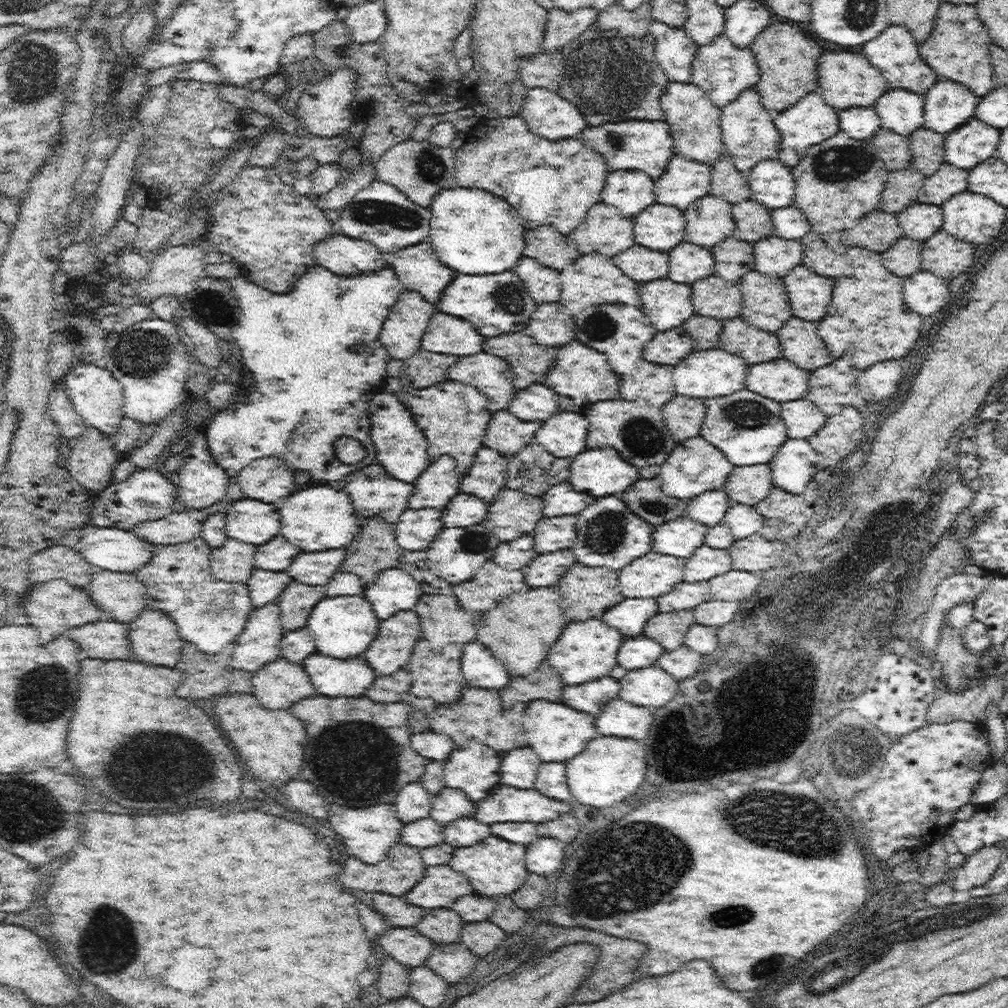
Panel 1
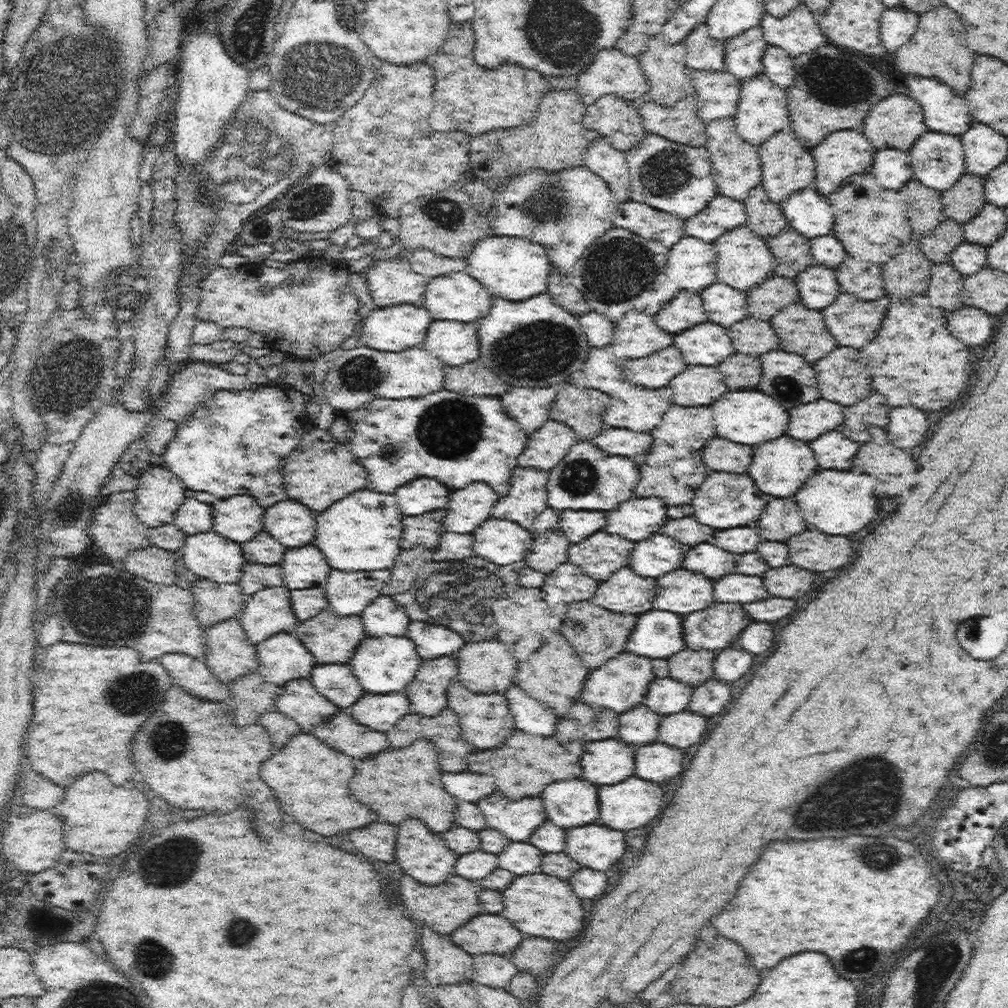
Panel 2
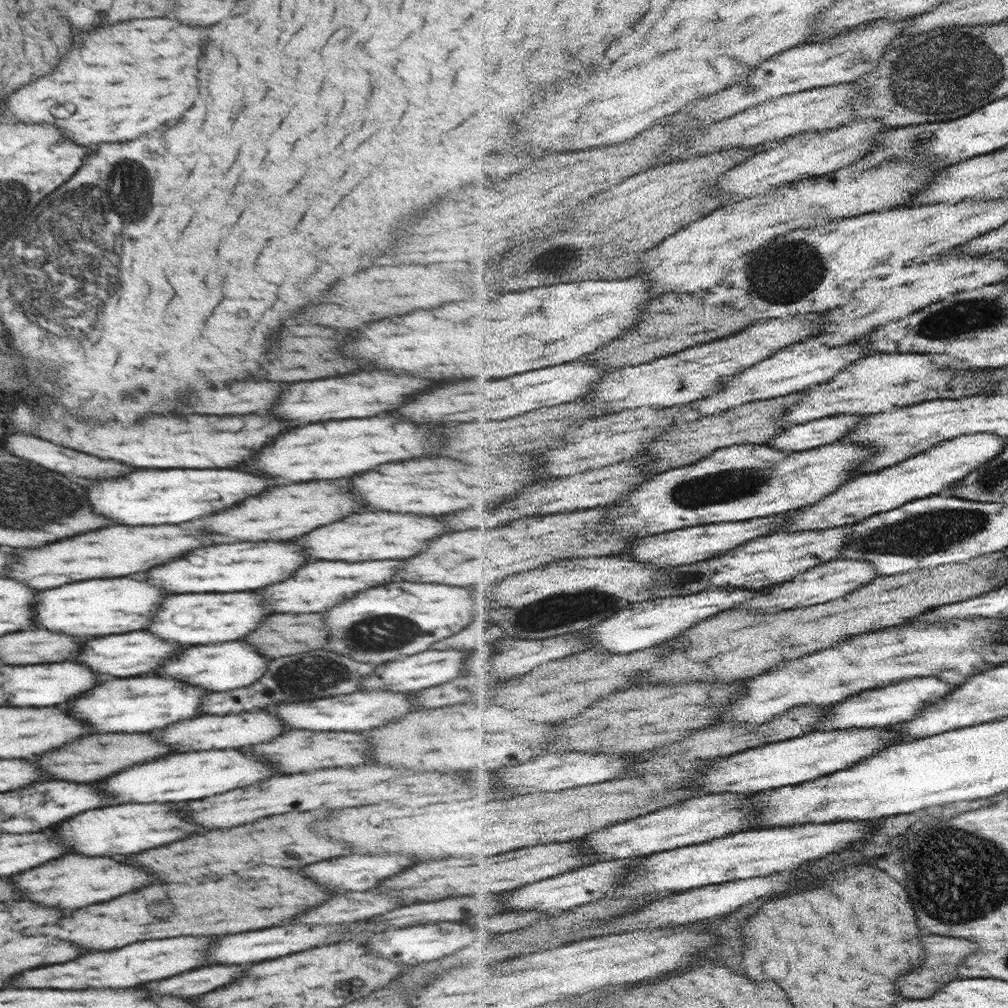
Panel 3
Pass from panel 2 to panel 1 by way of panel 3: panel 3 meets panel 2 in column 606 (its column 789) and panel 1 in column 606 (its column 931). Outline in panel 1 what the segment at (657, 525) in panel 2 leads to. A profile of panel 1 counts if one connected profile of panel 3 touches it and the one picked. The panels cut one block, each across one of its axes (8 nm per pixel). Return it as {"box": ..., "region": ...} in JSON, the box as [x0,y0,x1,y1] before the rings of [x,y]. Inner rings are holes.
{"box":[570,449,641,498],"region":[[[588,449],[577,455],[570,464],[570,476],[574,490],[596,498],[617,496],[626,493],[630,486],[641,479],[640,469],[624,461],[616,449]]]}

